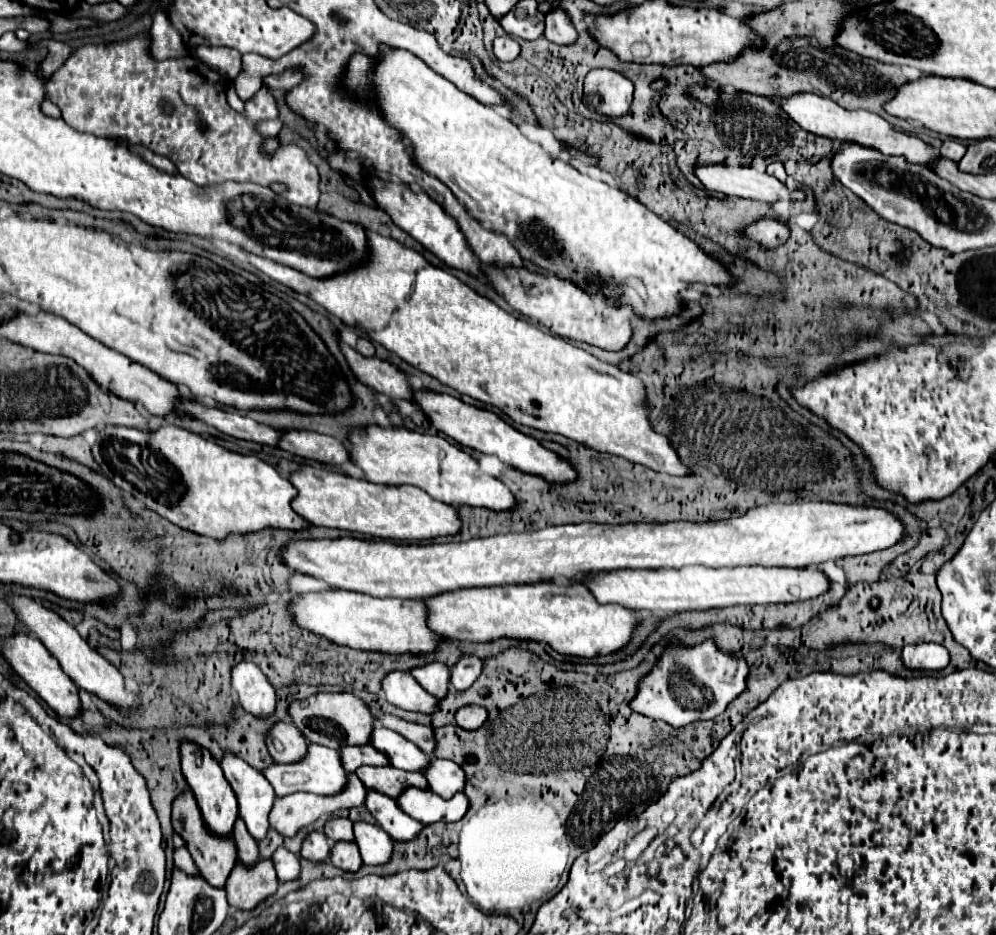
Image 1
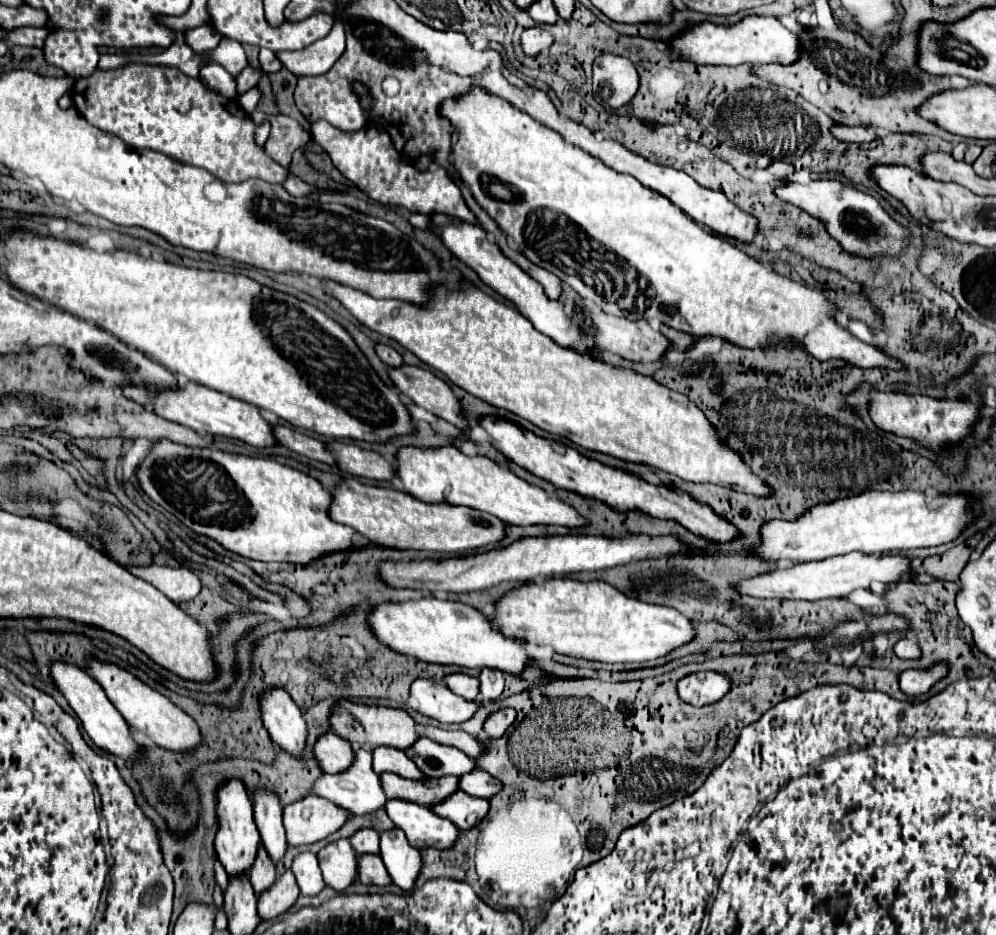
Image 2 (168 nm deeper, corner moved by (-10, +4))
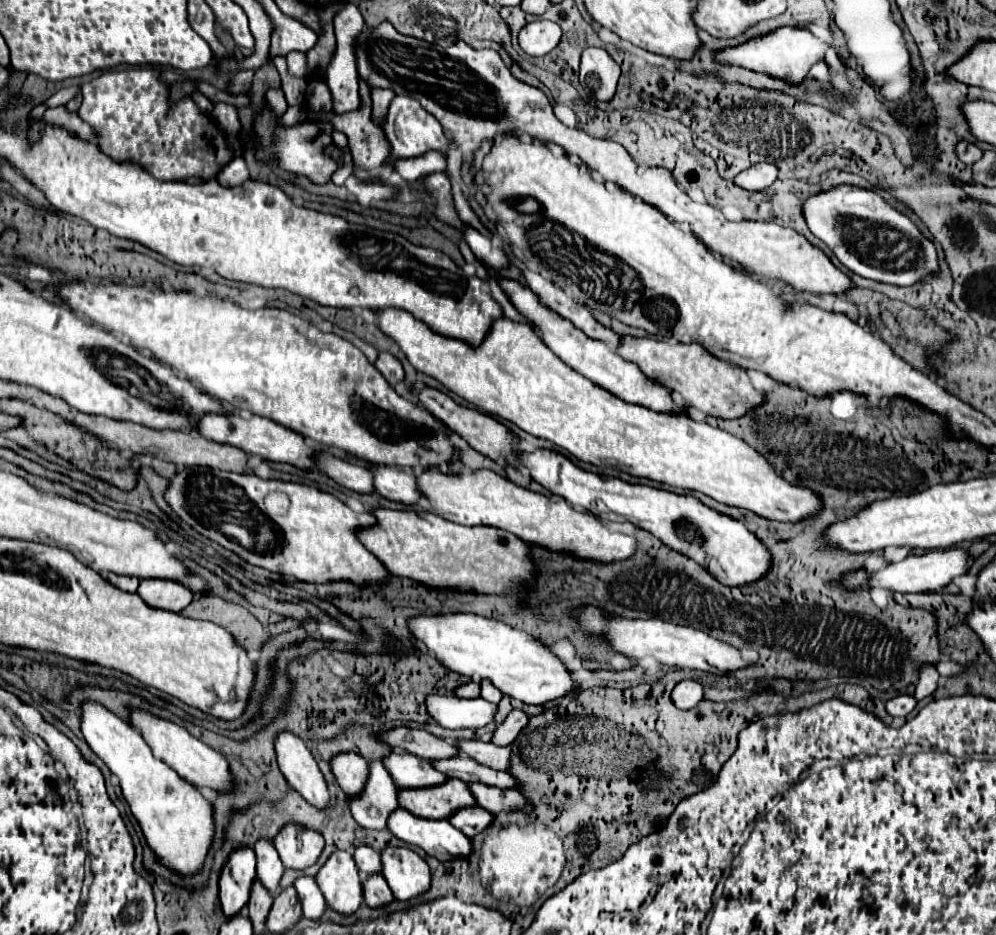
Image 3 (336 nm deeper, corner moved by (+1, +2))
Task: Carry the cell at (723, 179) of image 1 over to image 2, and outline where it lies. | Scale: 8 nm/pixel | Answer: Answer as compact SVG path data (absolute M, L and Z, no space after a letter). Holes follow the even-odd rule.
M786 181L774 189L774 195L780 197L786 203L792 203L806 213L818 217L824 221L826 229L834 239L840 241L840 245L856 253L860 257L872 257L872 255L900 255L902 241L906 237L904 227L900 227L880 205L874 197L860 193L852 187L846 187L838 181L810 181L806 185Z

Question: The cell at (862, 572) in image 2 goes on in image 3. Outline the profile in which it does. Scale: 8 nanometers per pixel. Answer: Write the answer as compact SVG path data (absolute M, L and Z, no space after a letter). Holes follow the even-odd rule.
M947 549L947 551L927 551L915 557L907 557L899 563L891 563L889 567L881 571L867 571L859 569L855 573L847 573L843 579L843 585L849 589L859 587L881 587L895 593L927 593L927 591L941 591L945 589L955 577L965 575L971 567L971 555L965 549Z

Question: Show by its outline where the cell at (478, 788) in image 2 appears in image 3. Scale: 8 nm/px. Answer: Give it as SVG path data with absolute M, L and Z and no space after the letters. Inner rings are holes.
M469 785L469 789L473 791L473 795L477 797L479 807L487 809L489 813L497 815L497 813L509 813L509 811L523 811L525 815L529 815L533 811L533 805L527 801L525 795L521 795L515 789L497 789L497 787L489 787L489 785Z

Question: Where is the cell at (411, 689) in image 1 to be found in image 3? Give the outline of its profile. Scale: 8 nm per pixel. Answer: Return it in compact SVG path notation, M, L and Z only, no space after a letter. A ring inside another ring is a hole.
M431 695L427 697L427 709L433 721L445 729L481 729L497 715L497 705L481 697L459 699L455 695Z

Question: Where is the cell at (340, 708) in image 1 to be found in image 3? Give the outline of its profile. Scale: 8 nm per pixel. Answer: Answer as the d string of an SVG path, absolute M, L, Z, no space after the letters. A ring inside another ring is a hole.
M397 727L389 733L383 733L381 739L389 743L391 747L403 749L407 753L413 753L423 759L431 761L441 761L441 759L451 759L459 755L459 749L455 743L447 743L441 737L431 735L425 729L407 729L407 727Z

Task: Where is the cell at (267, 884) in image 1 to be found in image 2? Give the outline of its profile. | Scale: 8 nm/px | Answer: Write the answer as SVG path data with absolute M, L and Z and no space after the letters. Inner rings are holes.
M286 869L264 895L258 895L258 915L262 919L272 919L284 911L288 911L296 897L298 897L298 885L290 869Z

